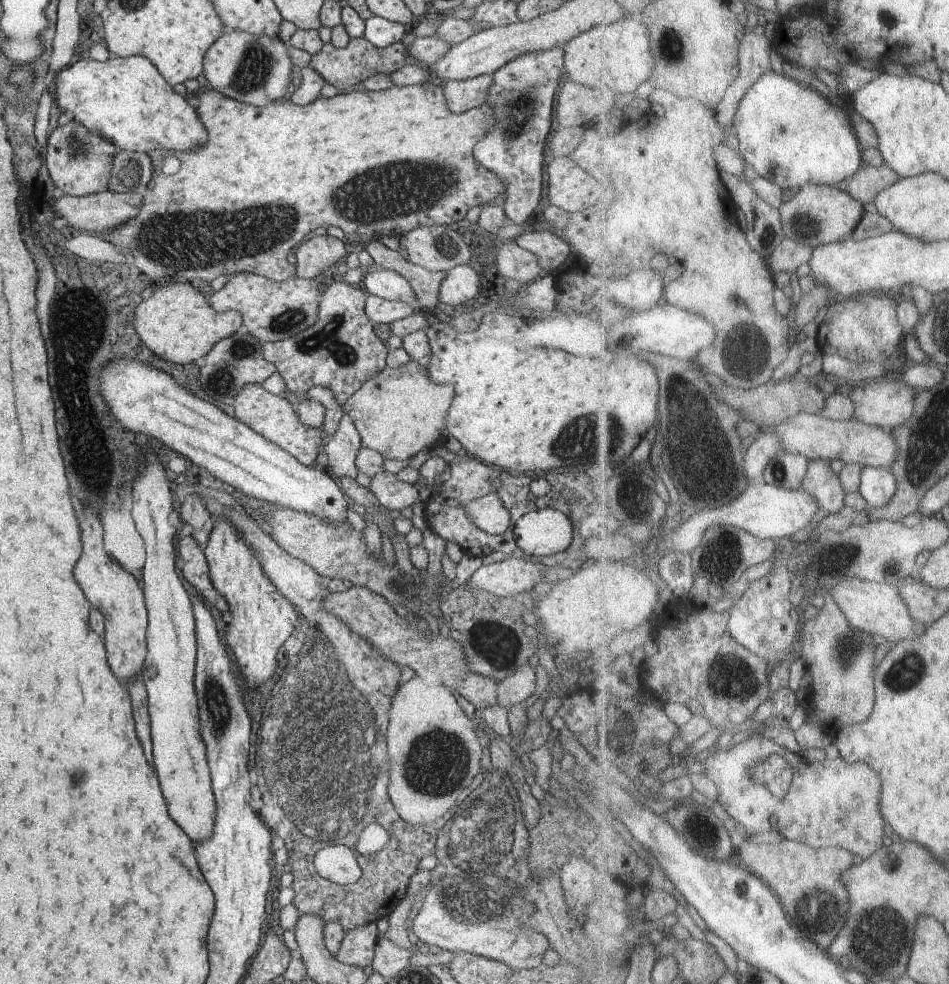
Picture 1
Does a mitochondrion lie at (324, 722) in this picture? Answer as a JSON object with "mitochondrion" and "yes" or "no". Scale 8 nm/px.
{"mitochondrion":"yes"}

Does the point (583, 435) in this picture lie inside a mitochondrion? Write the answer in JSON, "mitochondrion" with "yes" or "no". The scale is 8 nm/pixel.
{"mitochondrion":"yes"}

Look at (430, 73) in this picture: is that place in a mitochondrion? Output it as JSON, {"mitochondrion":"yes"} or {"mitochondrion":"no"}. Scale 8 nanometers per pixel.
{"mitochondrion":"no"}

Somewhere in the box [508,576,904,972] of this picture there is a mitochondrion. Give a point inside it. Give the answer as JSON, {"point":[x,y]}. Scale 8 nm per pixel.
{"point":[875,933]}

